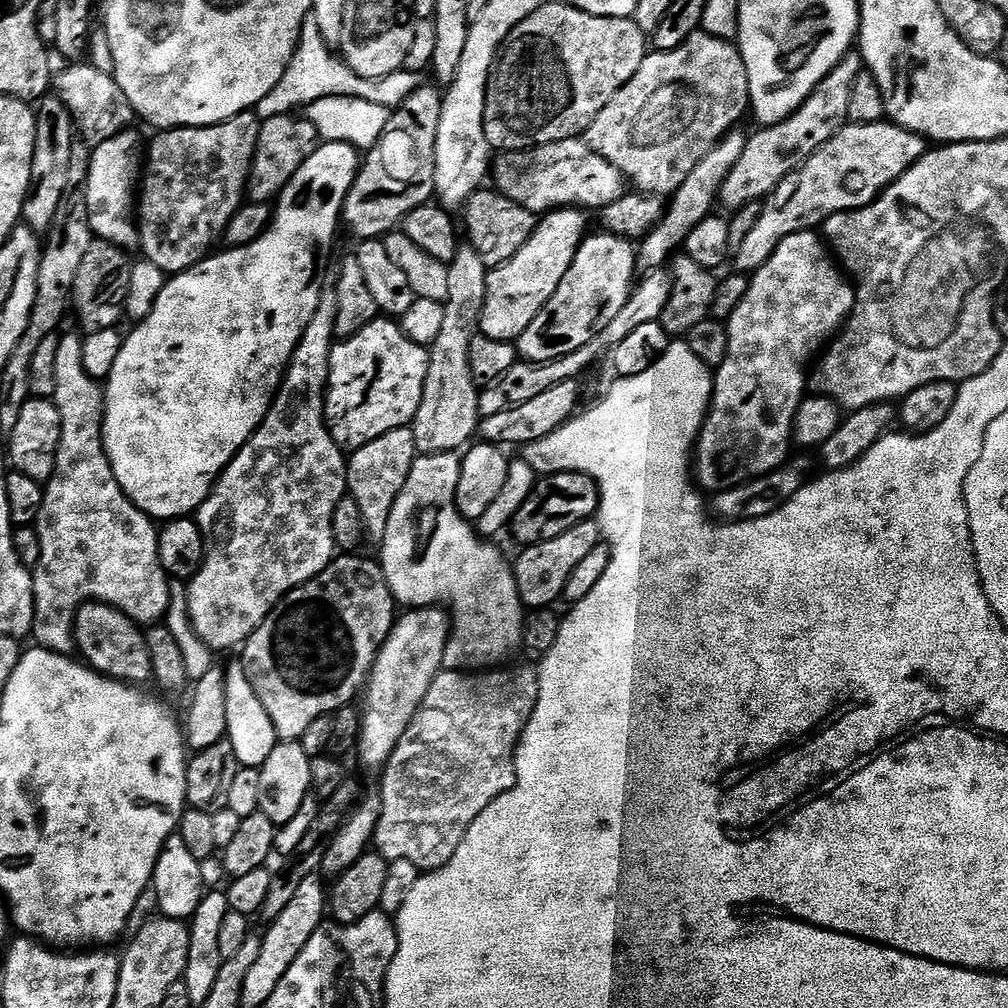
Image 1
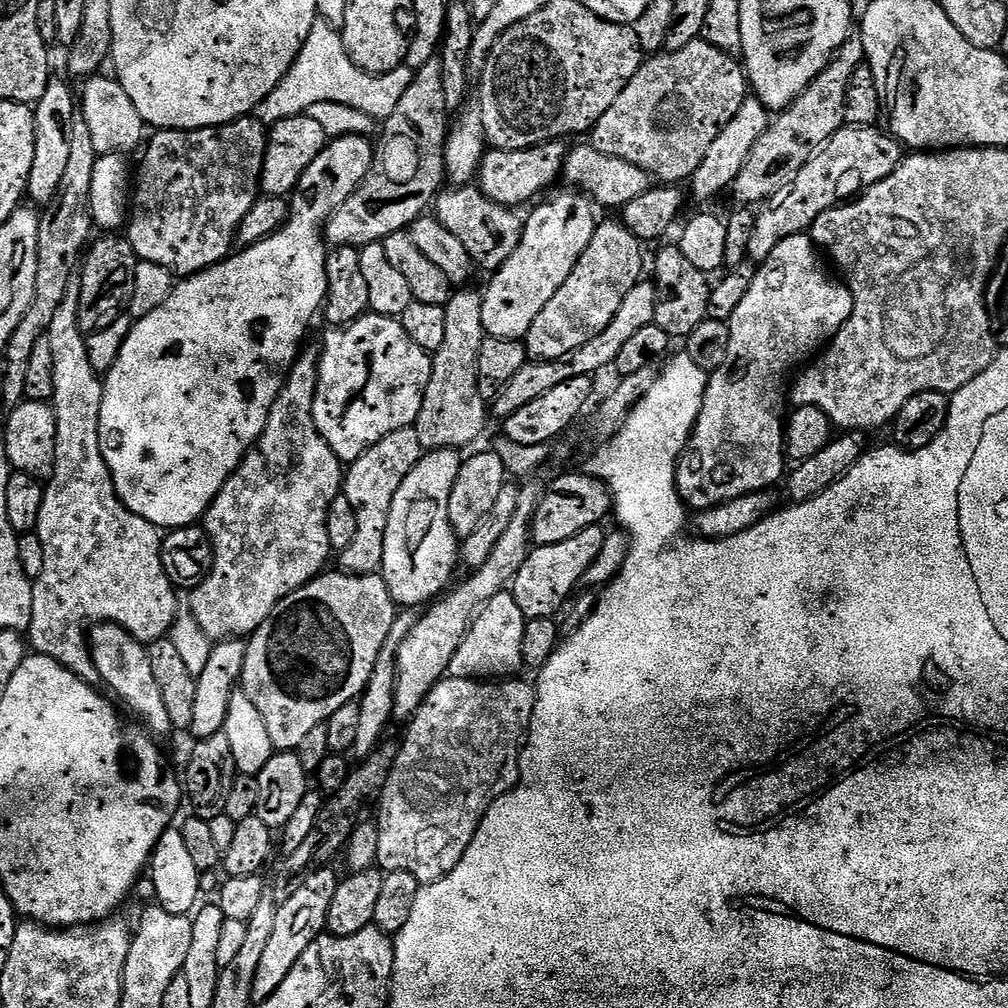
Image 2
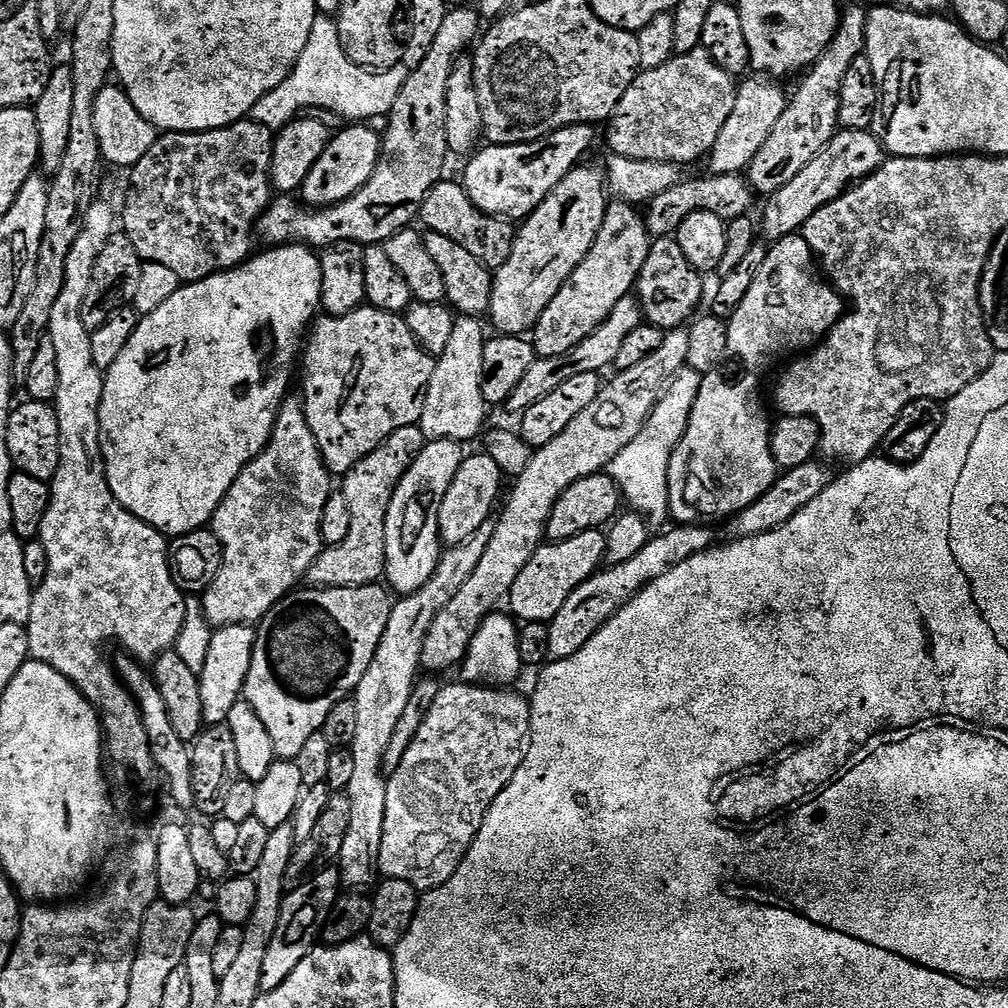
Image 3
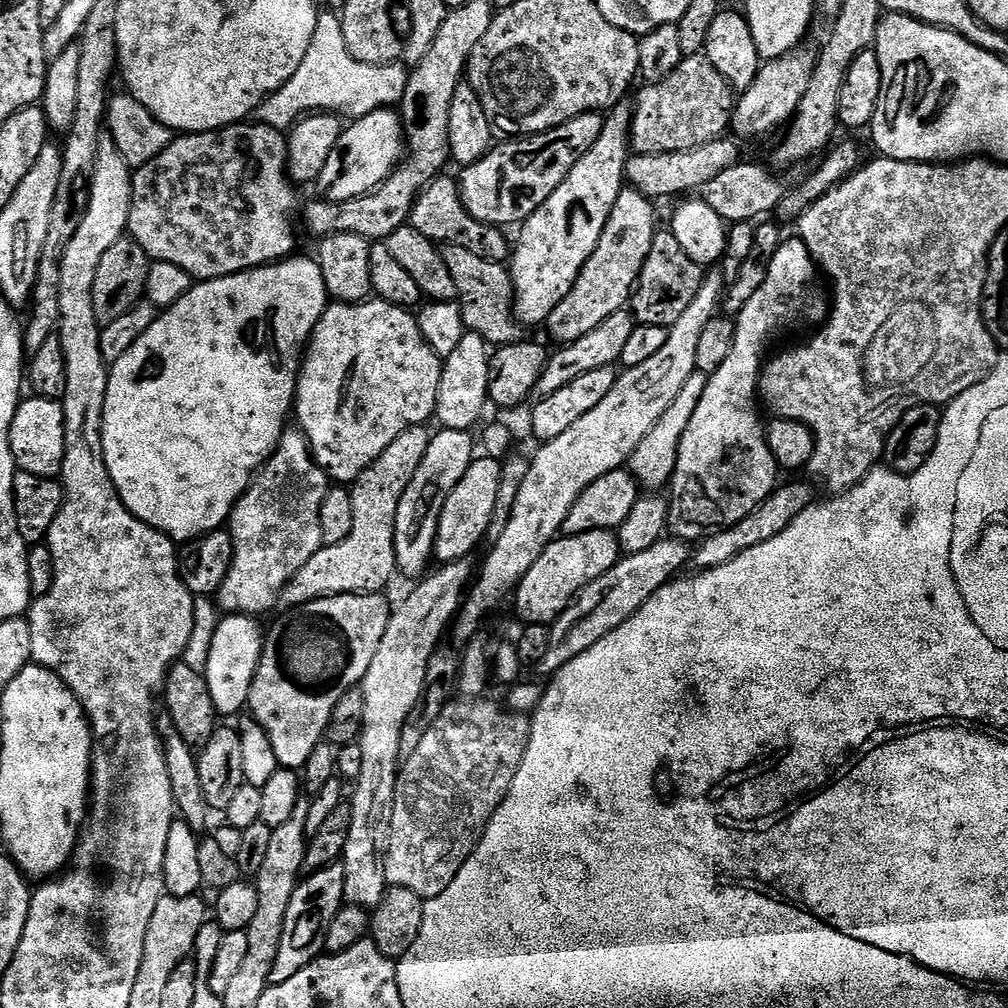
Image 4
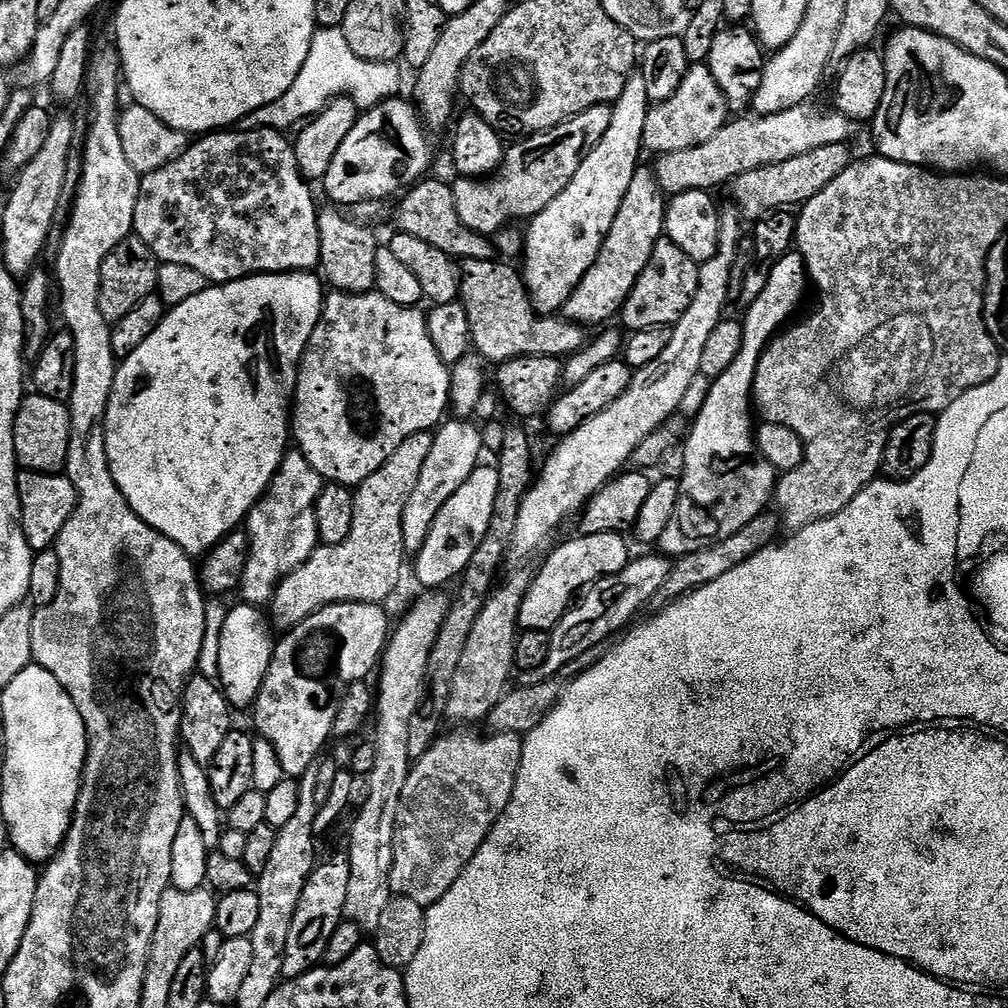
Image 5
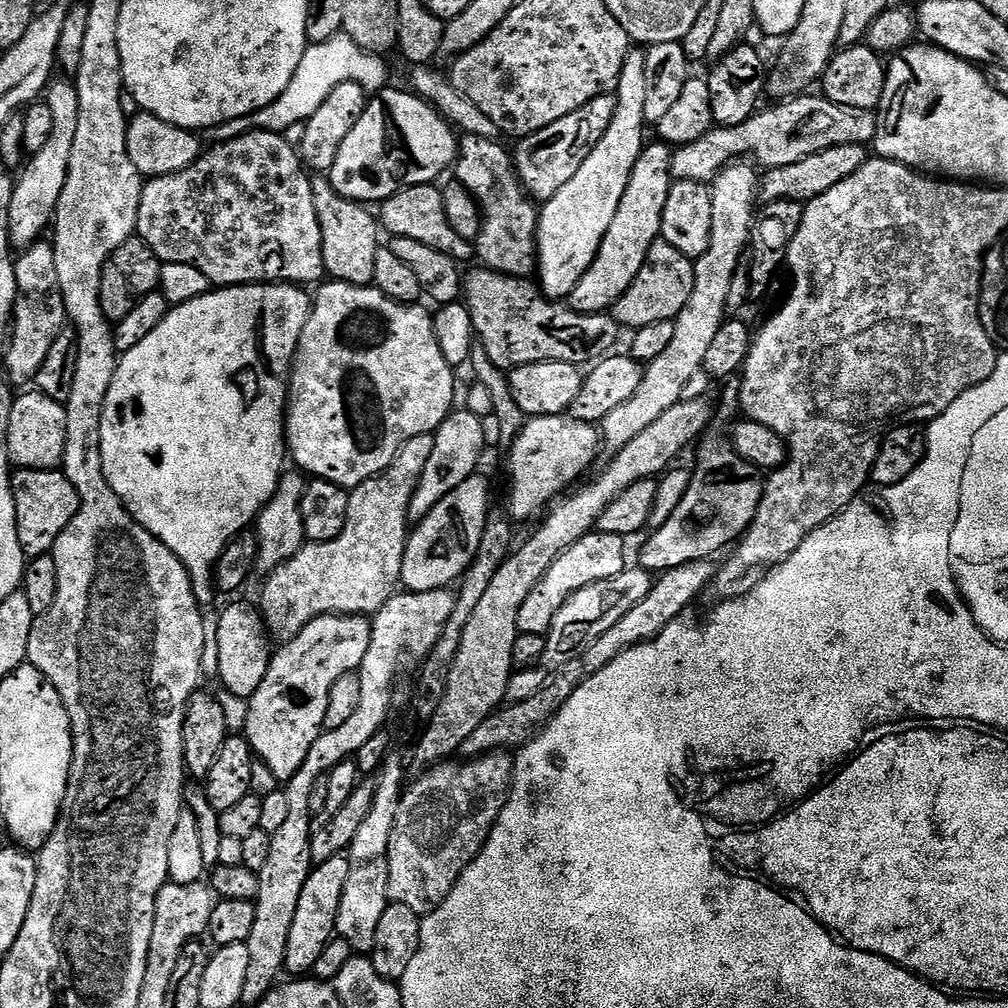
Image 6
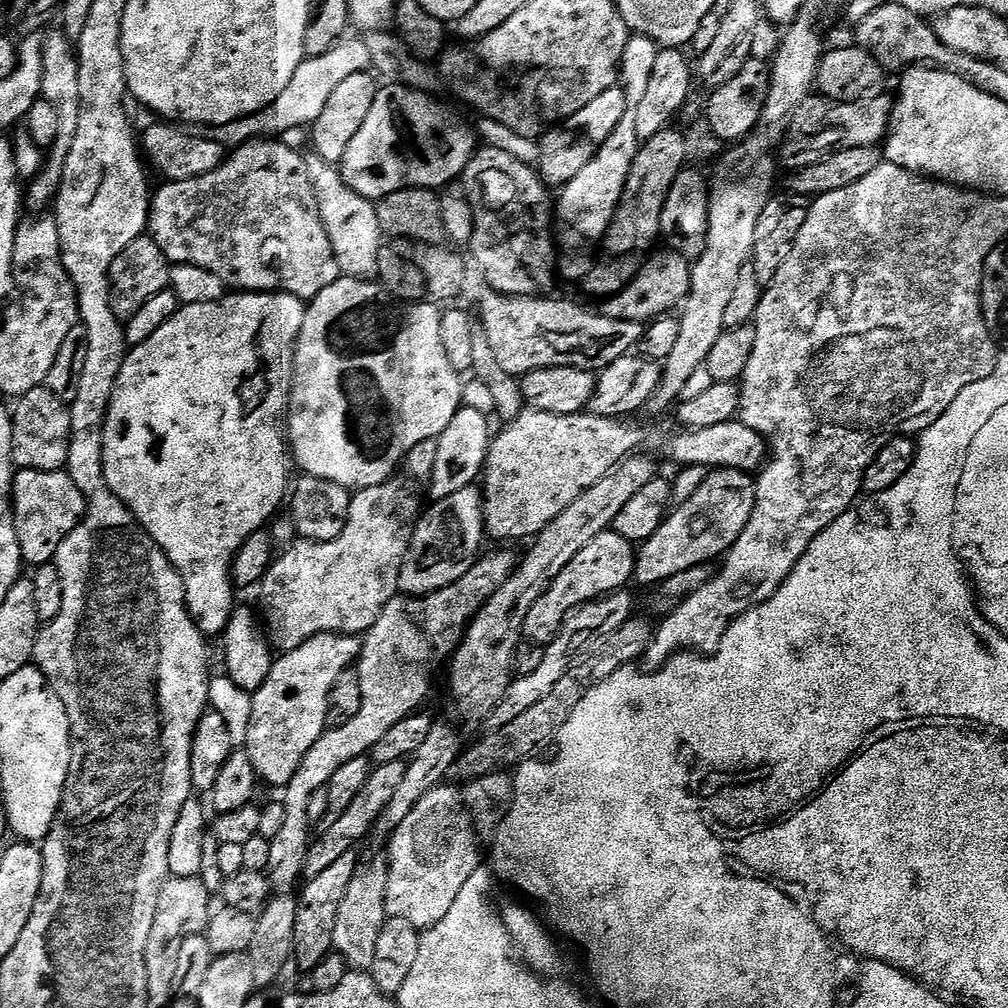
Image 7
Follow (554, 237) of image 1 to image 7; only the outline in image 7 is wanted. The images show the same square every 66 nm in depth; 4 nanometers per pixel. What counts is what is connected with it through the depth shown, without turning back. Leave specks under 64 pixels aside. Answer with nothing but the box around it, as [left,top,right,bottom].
[554,35,661,281]

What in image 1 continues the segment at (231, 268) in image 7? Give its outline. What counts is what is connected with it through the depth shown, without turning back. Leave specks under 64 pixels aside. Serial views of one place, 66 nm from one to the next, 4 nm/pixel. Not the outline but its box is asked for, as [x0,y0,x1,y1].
[138,111,261,274]

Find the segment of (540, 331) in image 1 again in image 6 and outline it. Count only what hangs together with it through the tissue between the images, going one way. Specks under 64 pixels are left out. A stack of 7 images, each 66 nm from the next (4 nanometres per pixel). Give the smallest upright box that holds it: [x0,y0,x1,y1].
[567,142,674,316]

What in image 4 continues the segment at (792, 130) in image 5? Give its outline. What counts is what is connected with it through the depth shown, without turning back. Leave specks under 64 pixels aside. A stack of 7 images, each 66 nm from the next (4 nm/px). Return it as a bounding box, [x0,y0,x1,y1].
[624,138,741,202]

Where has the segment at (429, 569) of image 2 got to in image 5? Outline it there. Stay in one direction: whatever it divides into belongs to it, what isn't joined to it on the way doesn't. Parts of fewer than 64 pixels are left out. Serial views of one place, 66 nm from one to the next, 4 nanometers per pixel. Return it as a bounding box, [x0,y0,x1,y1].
[402,418,481,553]

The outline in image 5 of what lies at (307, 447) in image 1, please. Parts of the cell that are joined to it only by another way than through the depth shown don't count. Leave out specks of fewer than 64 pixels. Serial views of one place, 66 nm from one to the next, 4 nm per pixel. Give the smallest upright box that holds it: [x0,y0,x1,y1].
[238,450,326,606]

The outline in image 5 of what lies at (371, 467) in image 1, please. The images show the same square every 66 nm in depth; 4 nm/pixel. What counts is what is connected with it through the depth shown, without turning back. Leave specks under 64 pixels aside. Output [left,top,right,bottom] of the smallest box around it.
[270,432,433,629]

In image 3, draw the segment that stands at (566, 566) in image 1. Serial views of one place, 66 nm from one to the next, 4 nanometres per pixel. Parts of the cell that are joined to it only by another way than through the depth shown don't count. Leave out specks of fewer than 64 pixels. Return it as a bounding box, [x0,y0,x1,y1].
[506,528,606,624]

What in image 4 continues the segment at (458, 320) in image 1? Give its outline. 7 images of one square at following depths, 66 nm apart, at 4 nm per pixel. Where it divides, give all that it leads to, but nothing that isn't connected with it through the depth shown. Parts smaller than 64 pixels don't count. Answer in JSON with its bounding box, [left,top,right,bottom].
[435,331,489,432]

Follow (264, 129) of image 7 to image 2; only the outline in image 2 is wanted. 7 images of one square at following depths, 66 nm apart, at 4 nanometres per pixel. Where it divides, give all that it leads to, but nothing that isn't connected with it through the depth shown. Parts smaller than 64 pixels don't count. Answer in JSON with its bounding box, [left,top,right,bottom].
[254,18,413,138]

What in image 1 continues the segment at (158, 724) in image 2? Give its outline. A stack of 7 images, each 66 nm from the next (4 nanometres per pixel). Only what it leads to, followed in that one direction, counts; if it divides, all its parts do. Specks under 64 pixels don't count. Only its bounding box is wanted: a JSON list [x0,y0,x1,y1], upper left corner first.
[76,604,152,686]

